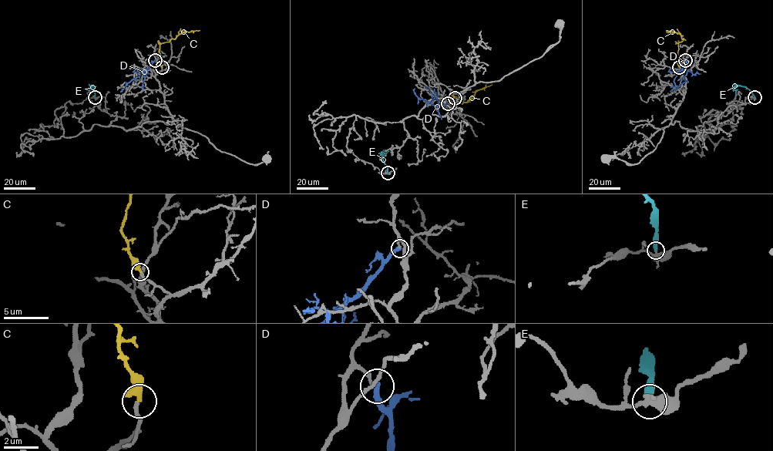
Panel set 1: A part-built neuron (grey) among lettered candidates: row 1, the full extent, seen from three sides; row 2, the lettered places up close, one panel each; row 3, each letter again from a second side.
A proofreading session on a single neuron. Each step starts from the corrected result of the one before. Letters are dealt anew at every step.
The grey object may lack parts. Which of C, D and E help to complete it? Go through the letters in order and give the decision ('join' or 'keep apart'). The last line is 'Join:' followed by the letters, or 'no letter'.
C: join
D: keep apart
E: keep apart
Join: C

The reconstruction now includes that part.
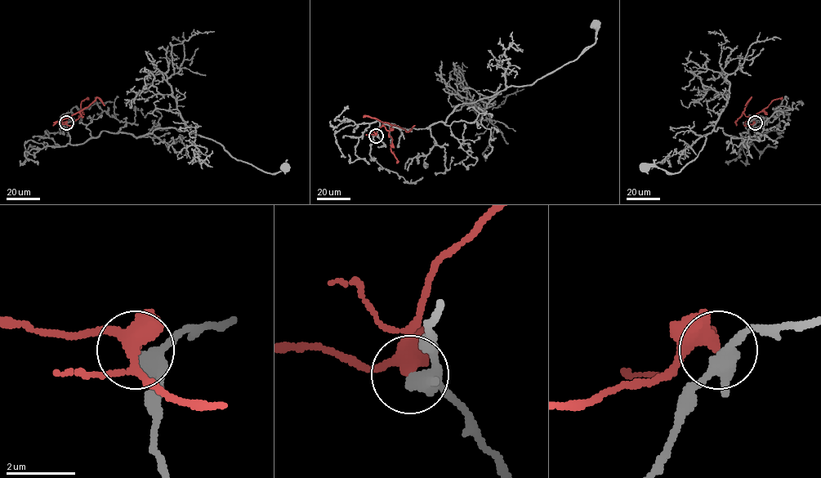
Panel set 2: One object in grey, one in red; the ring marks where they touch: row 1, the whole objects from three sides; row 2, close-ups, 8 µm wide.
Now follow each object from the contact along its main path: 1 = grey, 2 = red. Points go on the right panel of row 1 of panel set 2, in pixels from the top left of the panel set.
1: (755, 122), (744, 145), (747, 131), (740, 137), (723, 128), (708, 133), (696, 157), (678, 172), (646, 167)
2: (755, 122), (749, 125), (744, 123), (750, 119), (743, 112), (751, 97), (744, 105)

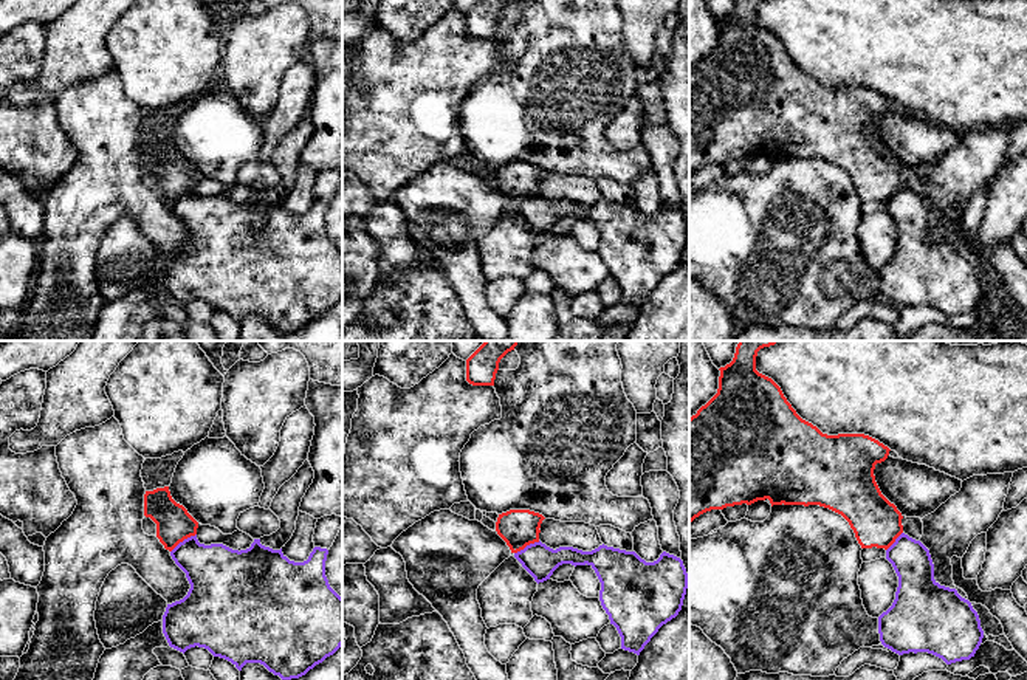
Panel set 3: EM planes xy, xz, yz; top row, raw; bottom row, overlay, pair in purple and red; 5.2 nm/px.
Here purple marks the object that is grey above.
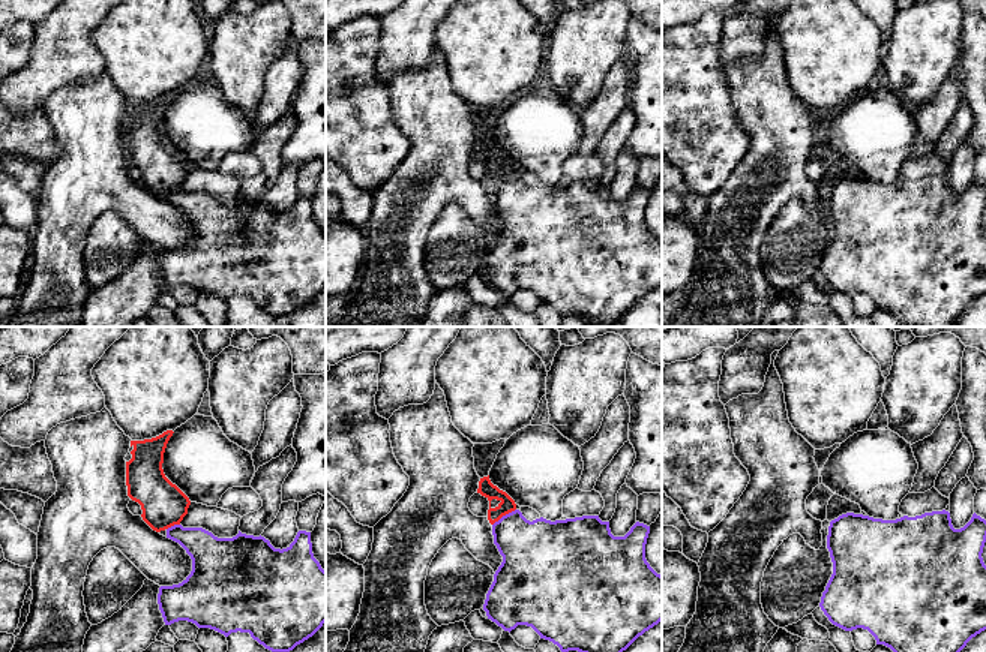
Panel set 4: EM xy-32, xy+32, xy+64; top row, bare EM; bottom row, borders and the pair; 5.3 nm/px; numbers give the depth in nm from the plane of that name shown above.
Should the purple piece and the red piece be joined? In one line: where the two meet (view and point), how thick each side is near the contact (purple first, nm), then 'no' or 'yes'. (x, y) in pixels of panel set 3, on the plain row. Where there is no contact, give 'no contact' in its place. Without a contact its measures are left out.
contact xy (185, 192); calibres 300 and 190 nm; no

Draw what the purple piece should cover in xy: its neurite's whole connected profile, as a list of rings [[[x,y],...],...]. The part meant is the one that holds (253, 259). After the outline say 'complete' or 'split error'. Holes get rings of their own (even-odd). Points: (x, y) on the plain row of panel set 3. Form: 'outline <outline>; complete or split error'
outline [[[195,189],[180,195],[170,209],[186,226],[191,237],[187,248],[167,257],[163,268],[163,287],[170,301],[186,305],[204,301],[214,310],[231,314],[239,324],[246,316],[260,316],[282,333],[299,331],[342,299],[342,251],[330,240],[325,229],[328,203],[314,200],[304,215],[290,214],[280,203],[273,203],[254,192],[246,203],[232,203],[223,197],[200,197]]]; complete

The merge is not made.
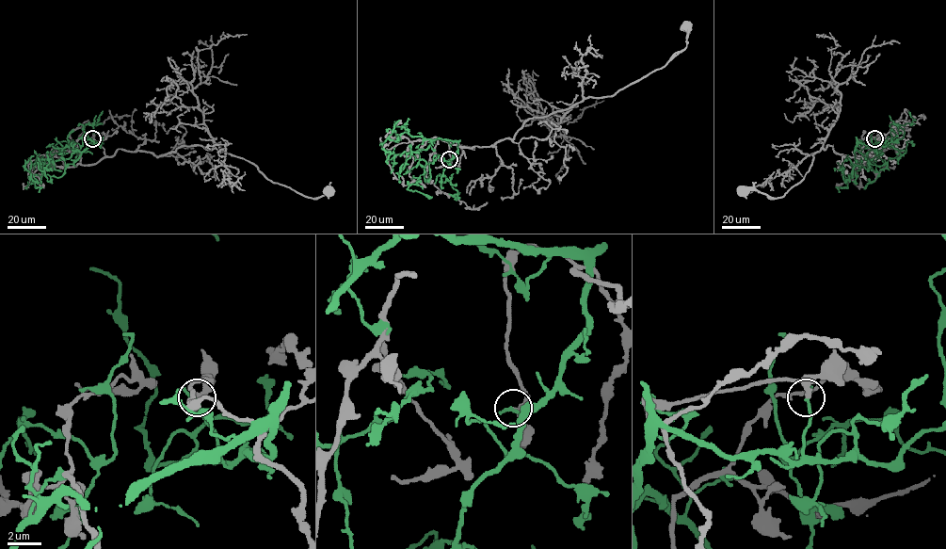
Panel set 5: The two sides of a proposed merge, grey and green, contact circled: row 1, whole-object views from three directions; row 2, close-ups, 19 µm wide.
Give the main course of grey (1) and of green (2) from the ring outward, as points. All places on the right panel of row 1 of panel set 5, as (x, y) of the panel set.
1: (875, 138), (856, 139), (863, 156), (862, 149), (849, 156), (822, 148), (782, 196), (745, 190)
2: (875, 138), (874, 146), (857, 142), (854, 152), (865, 158), (886, 145), (902, 154), (906, 142), (913, 143)

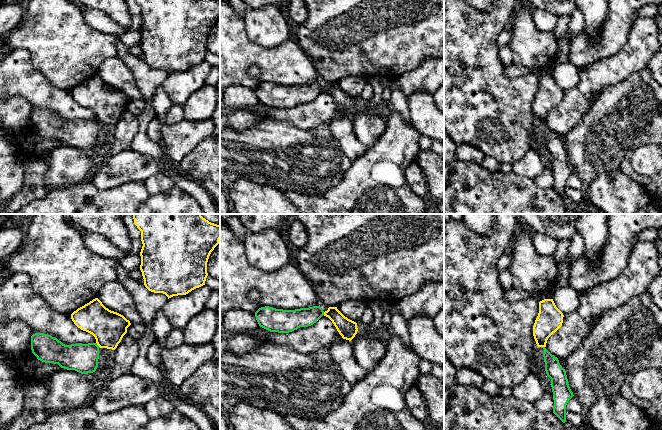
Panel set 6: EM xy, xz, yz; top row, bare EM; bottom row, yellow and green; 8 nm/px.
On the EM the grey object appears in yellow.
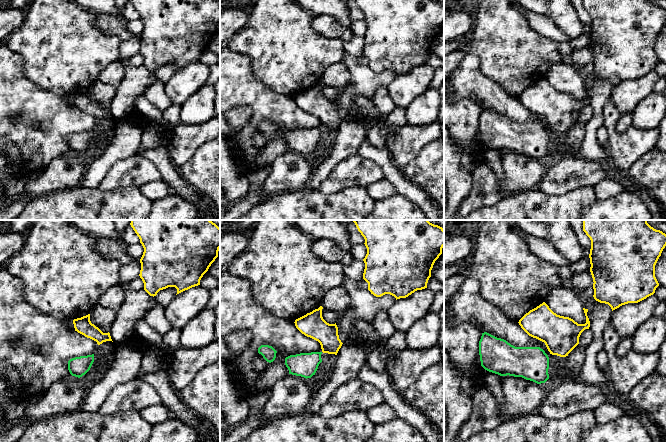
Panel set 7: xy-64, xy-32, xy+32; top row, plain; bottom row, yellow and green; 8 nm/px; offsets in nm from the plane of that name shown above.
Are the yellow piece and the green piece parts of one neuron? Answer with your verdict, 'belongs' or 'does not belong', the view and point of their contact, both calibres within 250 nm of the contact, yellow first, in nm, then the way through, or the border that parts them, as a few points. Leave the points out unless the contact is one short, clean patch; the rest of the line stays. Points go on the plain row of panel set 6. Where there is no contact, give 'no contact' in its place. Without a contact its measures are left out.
does not belong | xy (98, 121) | 280/240 nm | along xy (96, 118), (100, 123)

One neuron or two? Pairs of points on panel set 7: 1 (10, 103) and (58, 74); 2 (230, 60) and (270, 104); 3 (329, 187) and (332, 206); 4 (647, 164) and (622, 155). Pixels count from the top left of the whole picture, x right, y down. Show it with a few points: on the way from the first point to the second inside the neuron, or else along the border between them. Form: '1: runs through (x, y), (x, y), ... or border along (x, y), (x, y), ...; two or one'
1: border along (22, 70), (30, 80), (61, 95); two
2: runs through (237, 71), (259, 93); one
3: border along (353, 187), (330, 193), (323, 193), (317, 188); two
4: border along (655, 145), (645, 152), (627, 171); two

